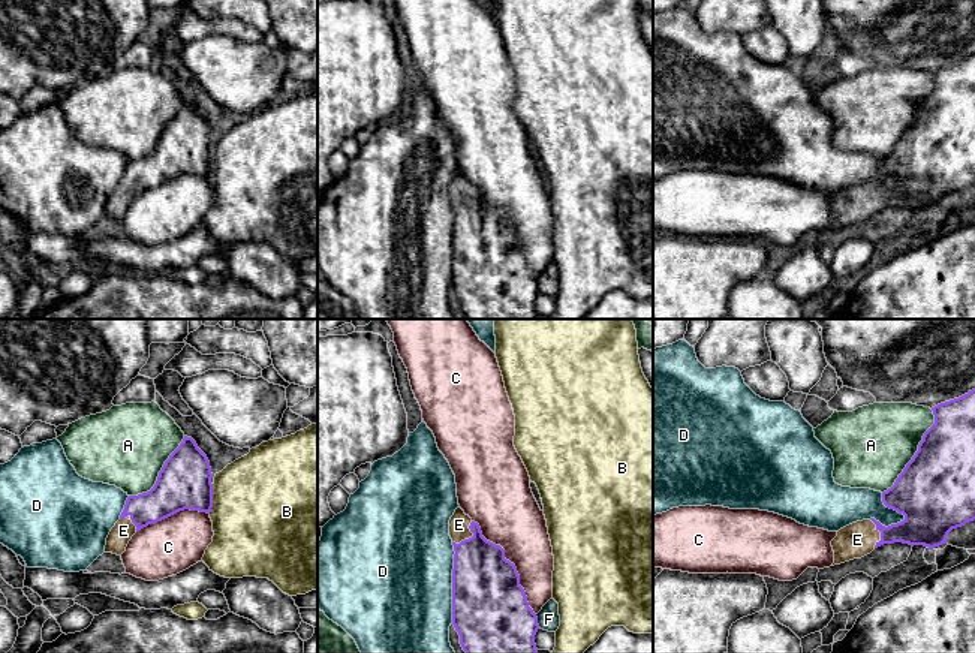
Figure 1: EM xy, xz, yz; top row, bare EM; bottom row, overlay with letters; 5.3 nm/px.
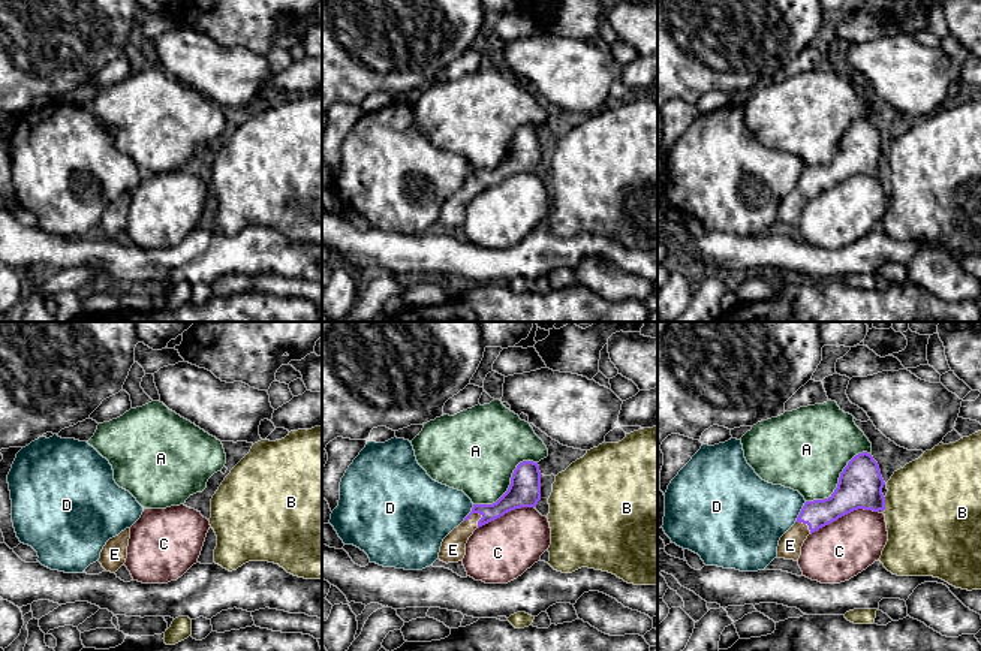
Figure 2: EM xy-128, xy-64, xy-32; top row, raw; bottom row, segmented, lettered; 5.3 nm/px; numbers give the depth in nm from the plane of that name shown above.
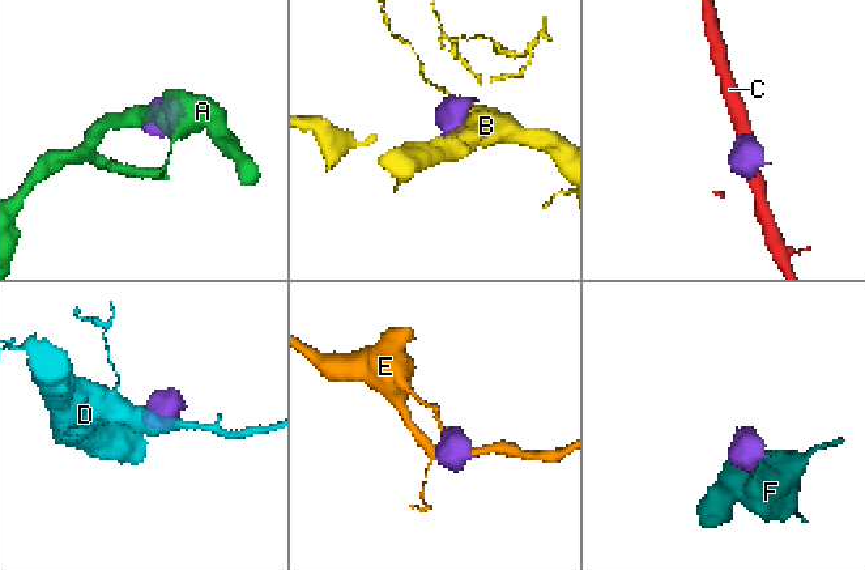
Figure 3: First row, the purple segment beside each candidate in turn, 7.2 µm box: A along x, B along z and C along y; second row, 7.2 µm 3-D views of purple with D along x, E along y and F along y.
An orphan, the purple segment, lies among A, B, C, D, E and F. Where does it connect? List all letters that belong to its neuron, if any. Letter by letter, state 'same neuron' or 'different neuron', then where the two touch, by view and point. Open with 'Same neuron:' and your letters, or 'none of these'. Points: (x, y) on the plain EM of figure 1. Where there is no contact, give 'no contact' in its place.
Same neuron: E
A: different neuron | yz (915, 117)
B: different neuron | xy (211, 163)
C: different neuron | xz (512, 228)
D: different neuron | xz (453, 247)
E: same neuron | xz (469, 202)
F: different neuron | xz (536, 285)

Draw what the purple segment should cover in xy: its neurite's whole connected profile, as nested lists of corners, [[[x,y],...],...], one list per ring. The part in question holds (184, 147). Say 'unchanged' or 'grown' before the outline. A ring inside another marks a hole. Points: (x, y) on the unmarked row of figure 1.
grown; [[[184,100],[180,111],[165,126],[154,151],[147,157],[127,162],[120,184],[106,202],[105,217],[121,220],[136,196],[180,175],[210,178],[211,142],[207,120],[192,102]]]

